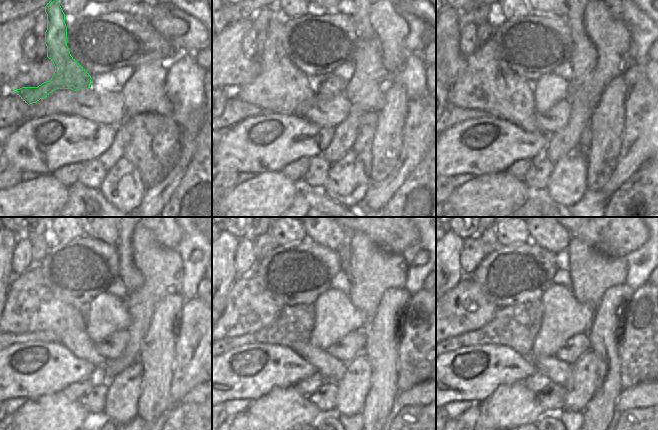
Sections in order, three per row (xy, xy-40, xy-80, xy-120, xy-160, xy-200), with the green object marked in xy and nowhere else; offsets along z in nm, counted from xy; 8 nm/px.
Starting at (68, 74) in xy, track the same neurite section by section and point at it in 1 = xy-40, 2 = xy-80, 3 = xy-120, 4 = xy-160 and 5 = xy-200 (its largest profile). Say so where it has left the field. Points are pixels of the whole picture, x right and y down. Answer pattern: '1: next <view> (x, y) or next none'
1: next xy-40 (281, 88)
2: next xy-80 (488, 83)
3: next xy-120 (30, 306)
4: next xy-160 (248, 309)
5: next xy-200 (464, 308)

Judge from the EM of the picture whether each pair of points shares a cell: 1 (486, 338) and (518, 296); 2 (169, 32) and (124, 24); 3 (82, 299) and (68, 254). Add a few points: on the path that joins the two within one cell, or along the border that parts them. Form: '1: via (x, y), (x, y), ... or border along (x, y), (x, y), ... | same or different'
1: border along (533, 301), (497, 309) | different
2: border along (145, 18), (171, 46) | different
3: via (78, 289), (76, 274), (68, 265) | same

